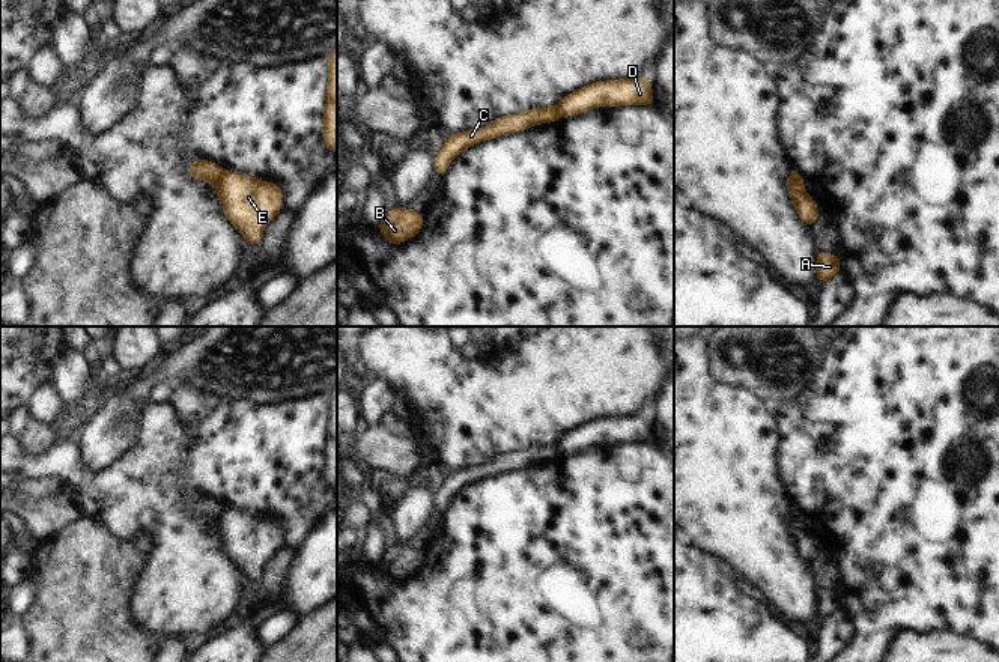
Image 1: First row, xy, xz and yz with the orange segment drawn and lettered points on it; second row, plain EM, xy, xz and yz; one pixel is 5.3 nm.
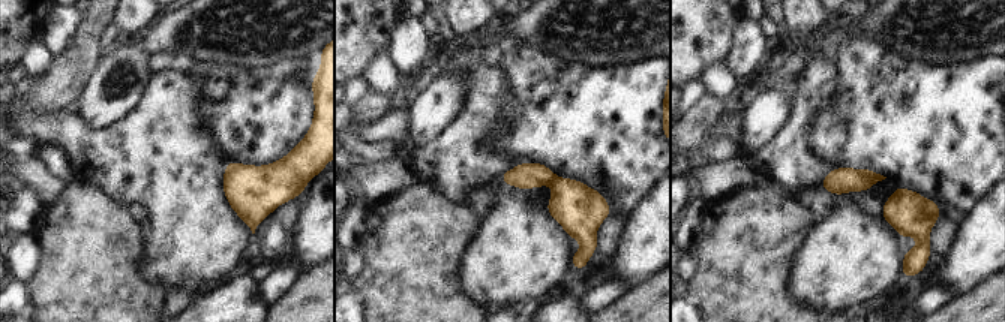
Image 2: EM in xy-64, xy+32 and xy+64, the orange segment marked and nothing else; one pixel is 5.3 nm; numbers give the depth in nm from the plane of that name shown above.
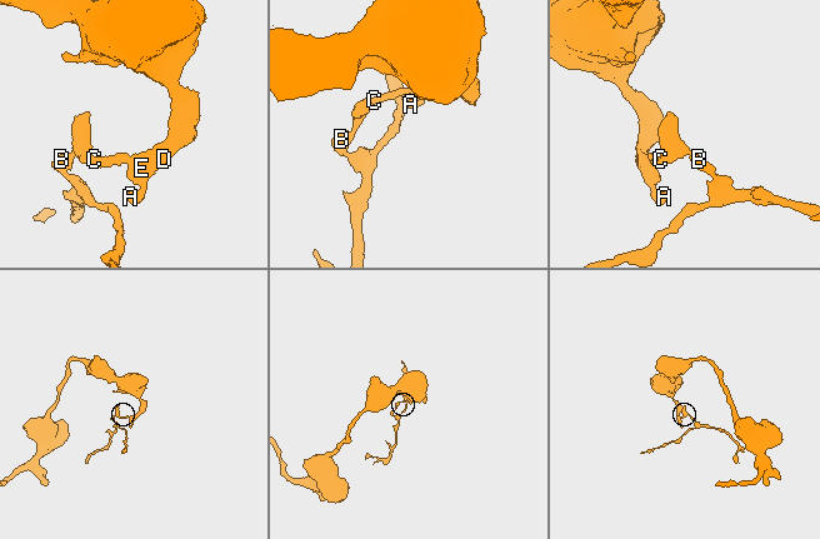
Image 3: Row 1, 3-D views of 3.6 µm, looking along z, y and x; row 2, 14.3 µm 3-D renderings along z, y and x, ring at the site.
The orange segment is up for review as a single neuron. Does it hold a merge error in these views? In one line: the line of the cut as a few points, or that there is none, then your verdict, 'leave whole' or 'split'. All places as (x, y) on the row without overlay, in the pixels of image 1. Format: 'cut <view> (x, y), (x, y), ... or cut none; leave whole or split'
cut xy (224, 507), (214, 519); split

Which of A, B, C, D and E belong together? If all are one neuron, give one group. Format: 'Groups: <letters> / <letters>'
Groups: A D E / B C.

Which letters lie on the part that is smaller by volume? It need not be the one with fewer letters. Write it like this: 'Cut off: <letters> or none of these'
Cut off: B, C

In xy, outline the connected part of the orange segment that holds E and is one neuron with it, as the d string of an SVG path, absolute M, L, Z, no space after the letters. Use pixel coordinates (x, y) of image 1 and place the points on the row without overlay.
M224 507L215 519L224 554L241 569L248 582L260 582L263 564L283 548L283 527L274 519Z

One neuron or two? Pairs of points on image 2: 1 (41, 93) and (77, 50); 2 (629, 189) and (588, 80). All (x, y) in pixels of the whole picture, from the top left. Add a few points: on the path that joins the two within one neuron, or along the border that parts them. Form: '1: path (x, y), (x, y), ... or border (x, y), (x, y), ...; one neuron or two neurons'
1: path (51, 83), (74, 60); one neuron
2: path (624, 162), (588, 107); one neuron

